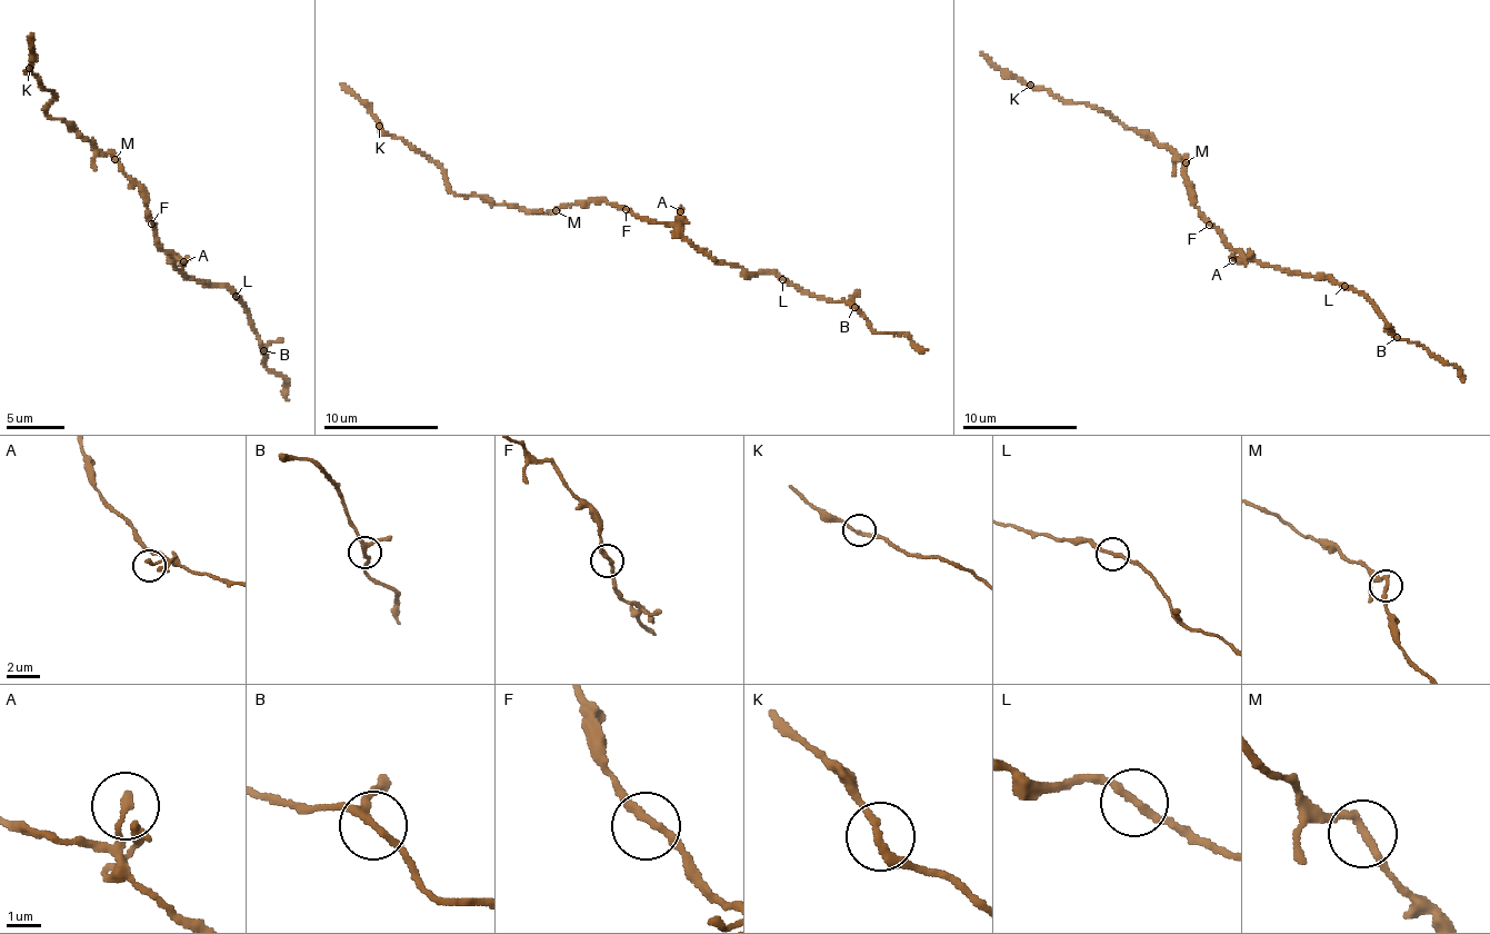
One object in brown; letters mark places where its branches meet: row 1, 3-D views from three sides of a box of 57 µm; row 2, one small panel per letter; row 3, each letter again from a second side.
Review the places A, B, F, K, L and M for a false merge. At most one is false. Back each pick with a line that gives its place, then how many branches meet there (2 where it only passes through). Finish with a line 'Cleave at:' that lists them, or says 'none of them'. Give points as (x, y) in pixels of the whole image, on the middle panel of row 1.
Cleave at: none of them

